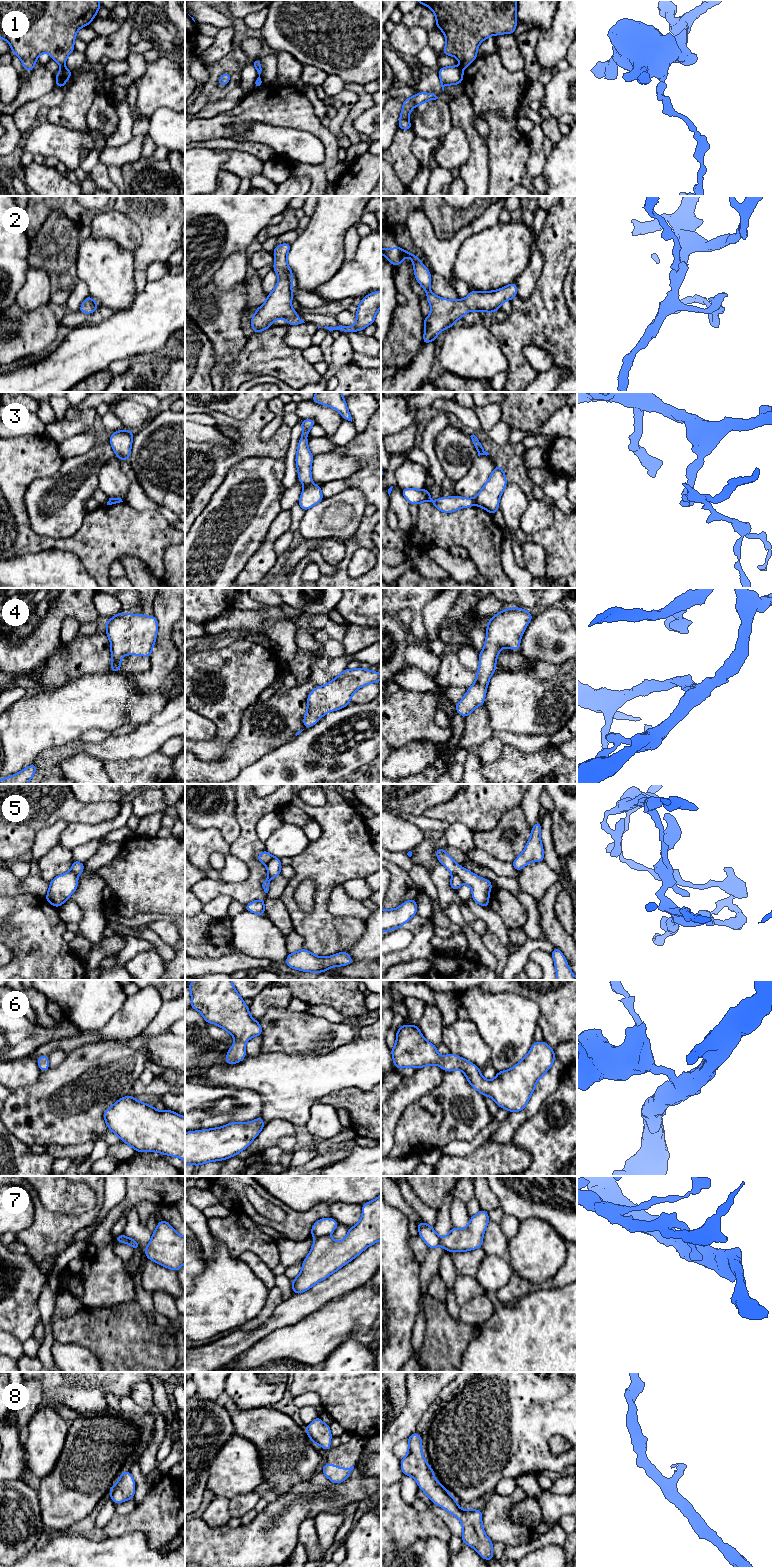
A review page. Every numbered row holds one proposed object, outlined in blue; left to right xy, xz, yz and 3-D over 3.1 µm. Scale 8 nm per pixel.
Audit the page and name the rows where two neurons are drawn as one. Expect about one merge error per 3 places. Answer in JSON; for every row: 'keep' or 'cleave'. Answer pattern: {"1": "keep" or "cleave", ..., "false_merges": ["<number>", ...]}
{"1": "cleave", "2": "keep", "3": "cleave", "4": "keep", "5": "cleave", "6": "keep", "7": "cleave", "8": "keep", "false_merges": ["1", "3", "5", "7"]}

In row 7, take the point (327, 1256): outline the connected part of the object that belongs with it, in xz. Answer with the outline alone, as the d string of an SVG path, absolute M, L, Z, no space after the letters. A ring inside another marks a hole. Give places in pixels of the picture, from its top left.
M381 1194L362 1205L361 1220L348 1228L344 1240L335 1241L330 1235L314 1240L309 1254L303 1261L300 1274L292 1280L293 1293L300 1294L310 1289L380 1240Z

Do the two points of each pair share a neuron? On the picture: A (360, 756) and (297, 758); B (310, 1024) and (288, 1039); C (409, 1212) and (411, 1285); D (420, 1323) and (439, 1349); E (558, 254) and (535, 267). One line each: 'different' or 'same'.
A: same
B: same
C: different
D: different
E: different

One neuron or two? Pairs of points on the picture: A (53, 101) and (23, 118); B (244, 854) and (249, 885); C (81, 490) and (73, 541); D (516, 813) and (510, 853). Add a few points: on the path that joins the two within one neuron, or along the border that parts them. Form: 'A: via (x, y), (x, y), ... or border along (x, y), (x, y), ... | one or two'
A: via (46, 101), (37, 104), (30, 111) | one
B: via (252, 862), (253, 877) | one
C: border along (86, 514), (82, 525), (72, 535), (51, 538) | two
D: via (518, 823), (521, 828), (521, 838), (518, 843) | one

